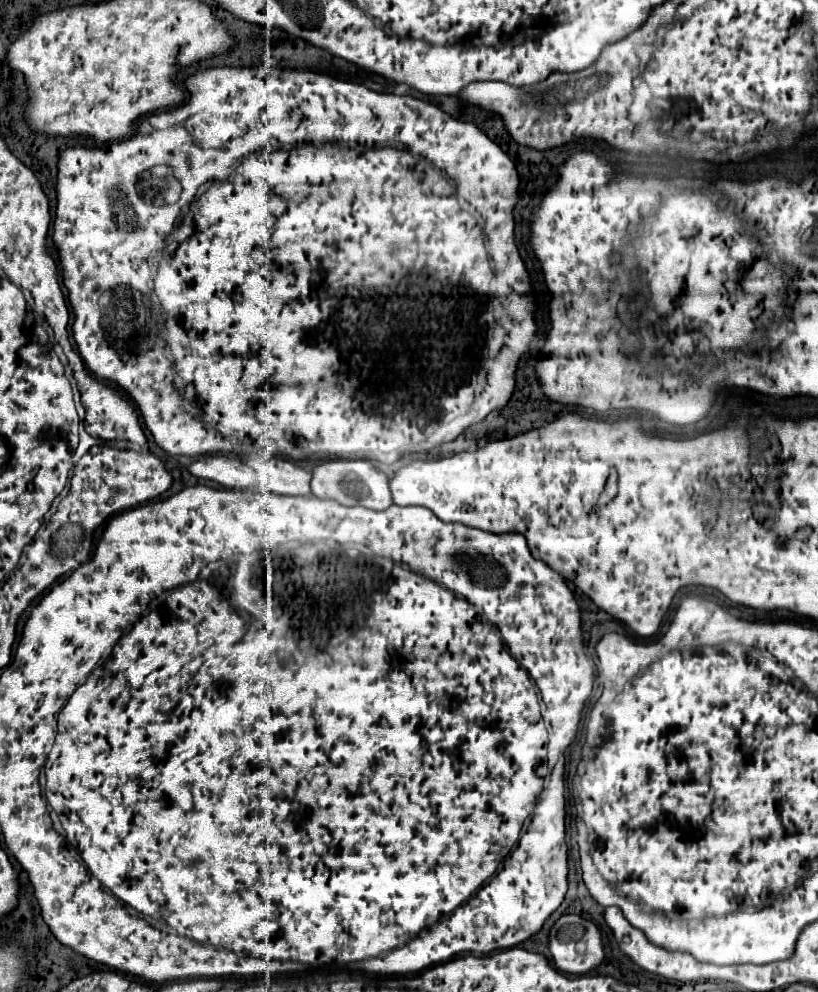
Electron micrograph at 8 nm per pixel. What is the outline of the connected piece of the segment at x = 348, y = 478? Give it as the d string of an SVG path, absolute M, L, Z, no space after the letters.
M332 460L316 466L312 476L312 494L318 498L330 498L344 506L364 506L370 510L386 510L392 506L388 476L376 470L368 460Z

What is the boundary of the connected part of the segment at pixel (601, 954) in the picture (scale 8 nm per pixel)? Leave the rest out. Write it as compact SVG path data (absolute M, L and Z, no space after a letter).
M566 914L562 916L550 930L550 952L554 958L554 964L558 970L566 974L588 974L594 970L598 964L604 962L606 952L604 952L604 942L598 926L590 920L584 920L576 914Z

